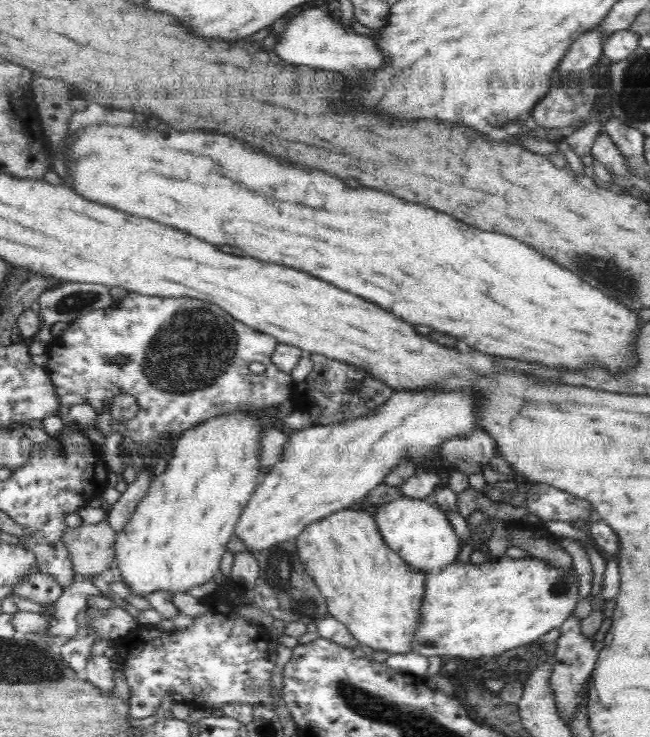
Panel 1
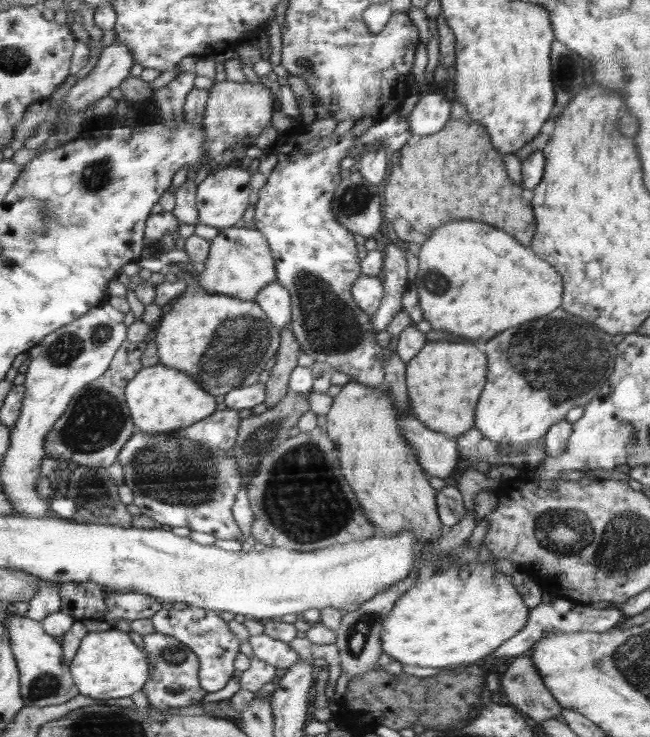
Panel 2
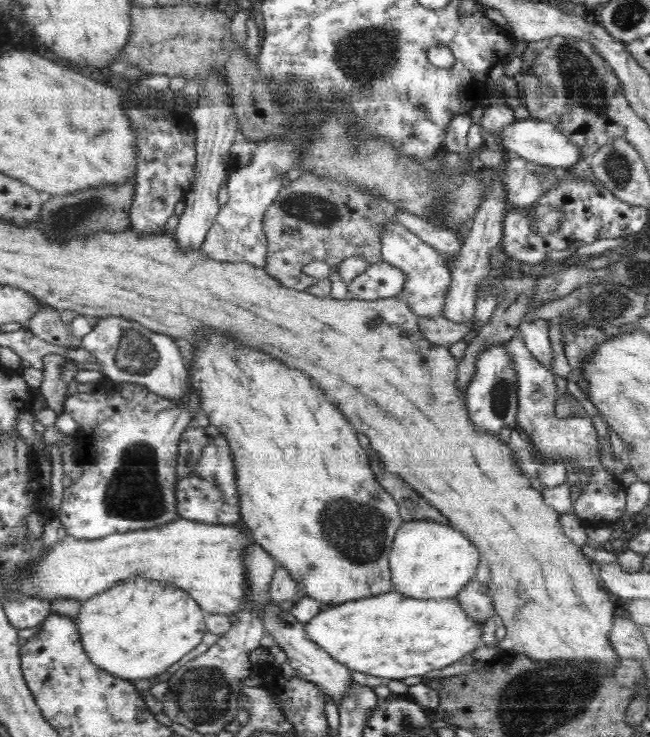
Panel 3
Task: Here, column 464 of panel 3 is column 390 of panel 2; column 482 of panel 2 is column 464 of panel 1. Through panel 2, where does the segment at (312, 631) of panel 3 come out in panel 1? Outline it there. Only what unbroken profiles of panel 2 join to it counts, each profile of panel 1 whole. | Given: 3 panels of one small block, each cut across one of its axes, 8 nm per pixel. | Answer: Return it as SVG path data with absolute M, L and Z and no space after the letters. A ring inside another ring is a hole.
M530 556L518 559L502 557L479 565L467 560L463 564L454 562L437 572L430 572L426 578L418 626L415 627L410 648L427 657L496 657L510 649L535 642L554 628L560 628L578 604L579 586L575 567L570 567L569 572L566 572L566 569L558 569Z

